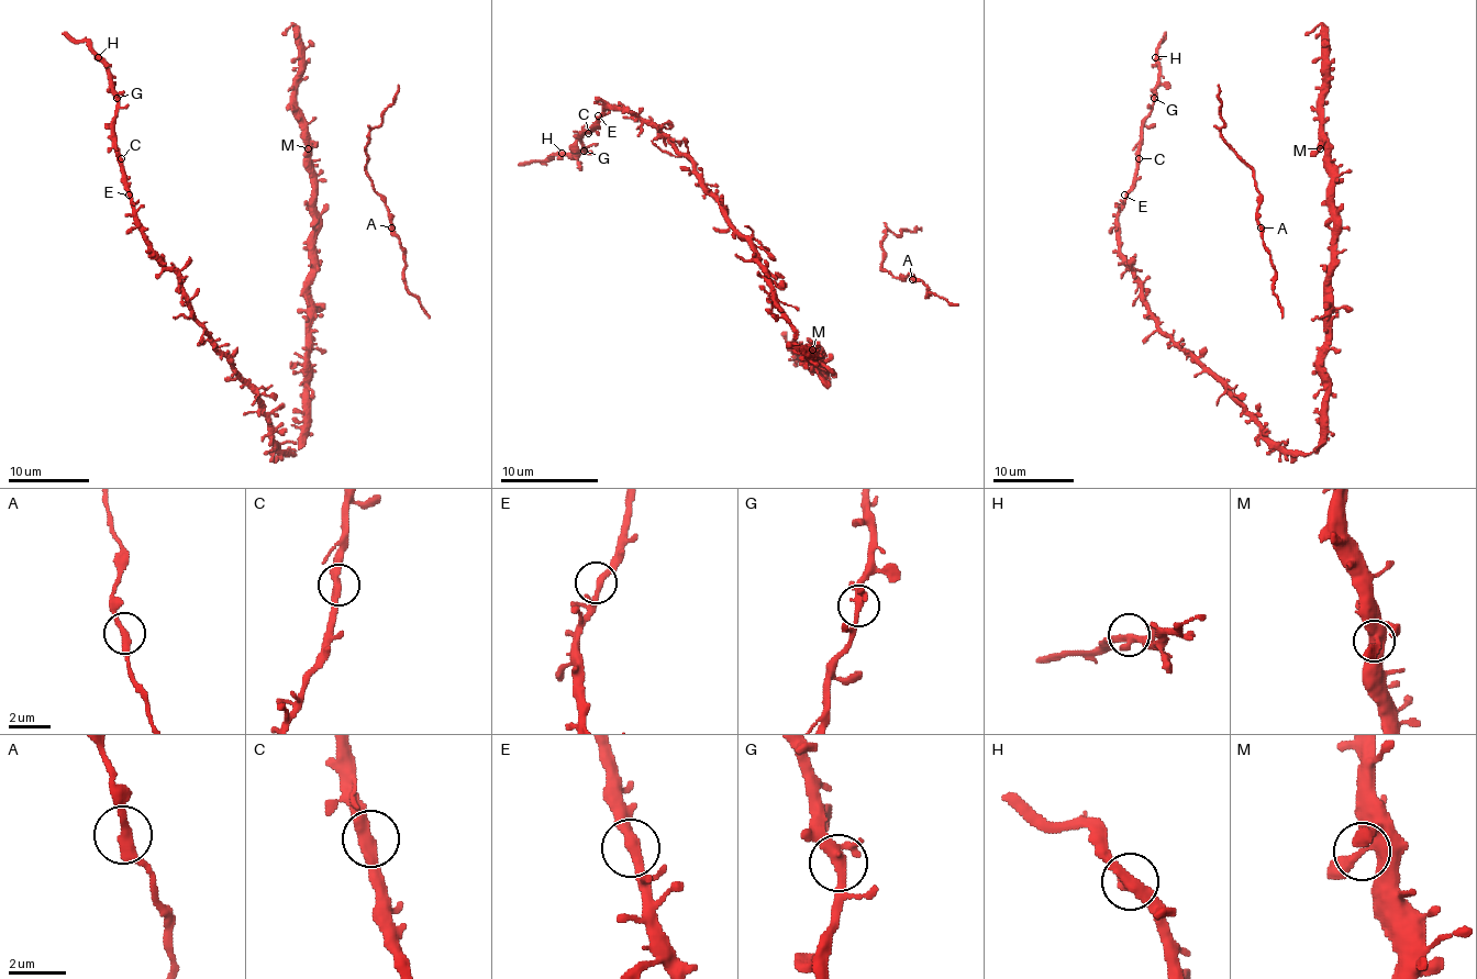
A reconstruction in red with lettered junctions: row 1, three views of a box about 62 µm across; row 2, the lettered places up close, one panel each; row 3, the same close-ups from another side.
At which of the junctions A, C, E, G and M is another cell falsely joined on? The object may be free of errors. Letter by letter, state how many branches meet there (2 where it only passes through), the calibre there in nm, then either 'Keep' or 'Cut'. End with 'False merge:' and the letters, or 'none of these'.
A: Branches: 2. Thickness 320 nm. Keep
C: Branches: 2. Thickness 380 nm. Keep
E: Branches: 2. Thickness 320 nm. Keep
G: Branches: 2. Thickness 360 nm. Keep
M: Branches: 2. Thickness 420 nm. Keep
False merge: none of these

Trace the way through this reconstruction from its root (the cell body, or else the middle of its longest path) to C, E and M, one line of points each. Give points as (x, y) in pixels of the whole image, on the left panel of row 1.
C: (291, 454), (279, 447), (263, 400), (217, 347), (196, 318), (179, 278), (151, 246), (136, 220), (121, 158)
E: (291, 454), (286, 454), (274, 437), (263, 400), (202, 327), (179, 278), (143, 232), (129, 195)
M: (291, 454), (300, 443), (308, 373), (308, 285), (314, 230), (312, 160), (308, 148)

